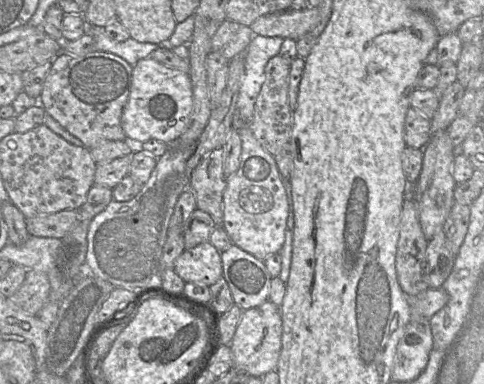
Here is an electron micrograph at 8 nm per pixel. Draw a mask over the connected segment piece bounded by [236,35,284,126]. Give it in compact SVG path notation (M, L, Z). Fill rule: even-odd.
M254 35L244 50L244 73L240 79L236 103L237 116L248 126L253 119L254 106L265 81L267 62L279 54L282 37Z

